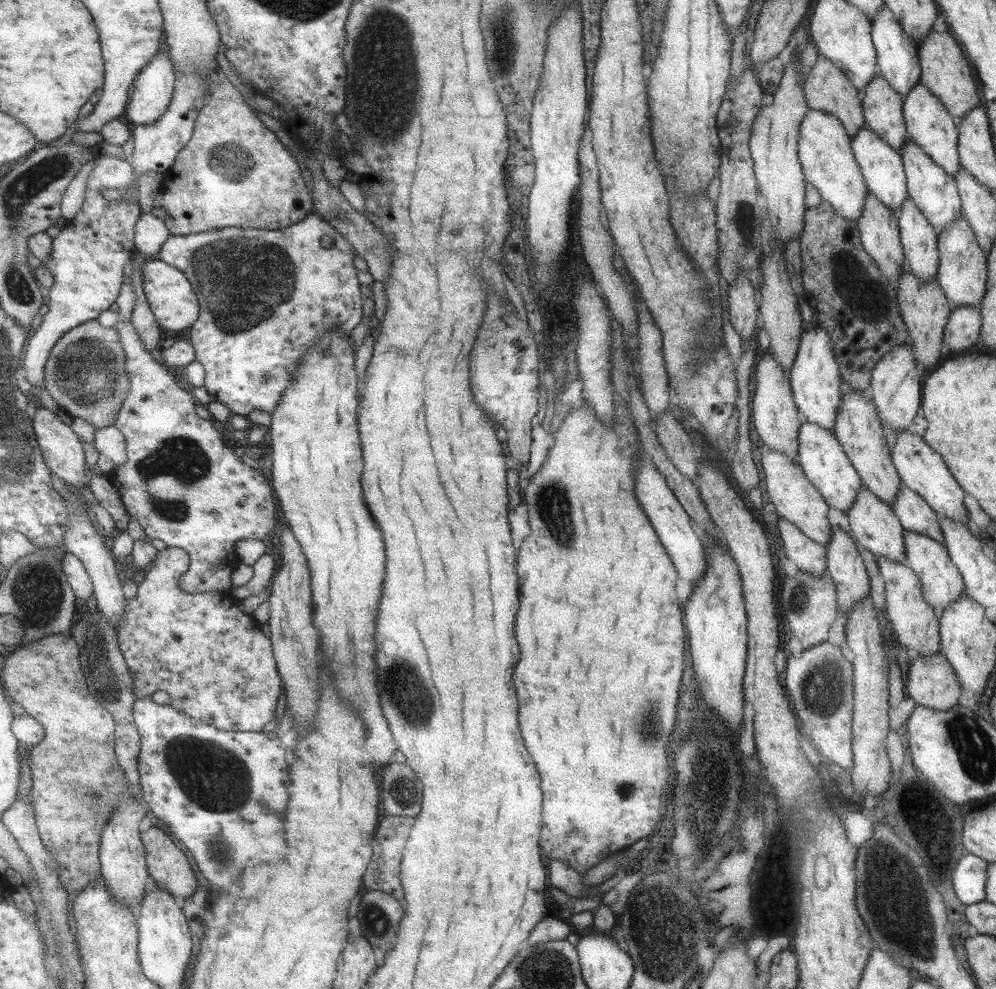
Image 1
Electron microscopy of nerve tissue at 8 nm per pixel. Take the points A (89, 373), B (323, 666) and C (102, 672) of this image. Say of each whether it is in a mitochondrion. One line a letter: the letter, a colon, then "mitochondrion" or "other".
A: mitochondrion
B: other
C: mitochondrion

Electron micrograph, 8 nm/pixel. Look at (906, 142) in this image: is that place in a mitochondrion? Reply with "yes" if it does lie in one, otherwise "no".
no

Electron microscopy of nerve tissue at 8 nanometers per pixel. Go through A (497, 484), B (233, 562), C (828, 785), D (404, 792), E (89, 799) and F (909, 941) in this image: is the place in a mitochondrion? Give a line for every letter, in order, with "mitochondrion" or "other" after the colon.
A: other
B: other
C: other
D: mitochondrion
E: mitochondrion
F: mitochondrion

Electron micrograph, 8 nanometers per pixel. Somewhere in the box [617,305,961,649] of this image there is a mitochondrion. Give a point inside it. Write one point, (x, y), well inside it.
(795, 598)

